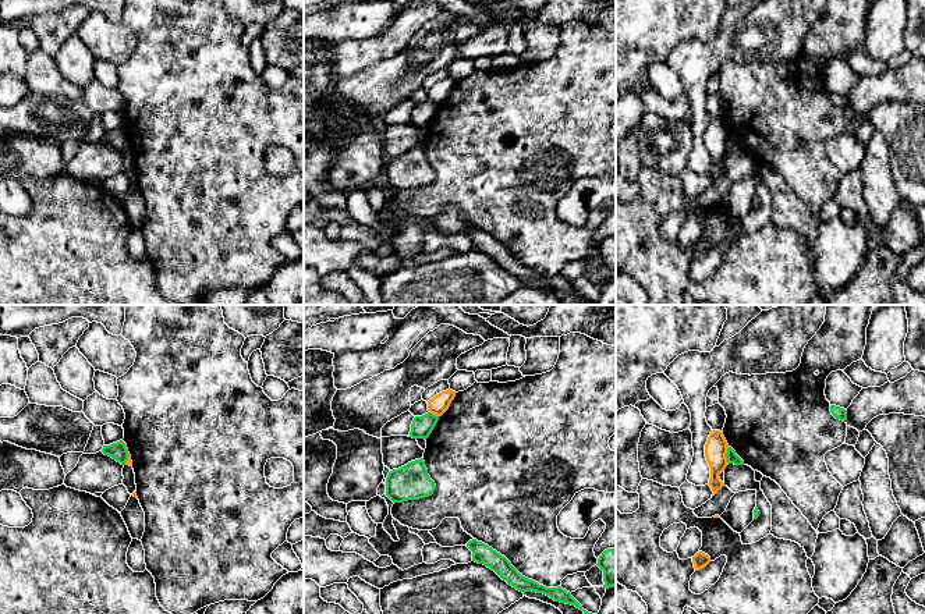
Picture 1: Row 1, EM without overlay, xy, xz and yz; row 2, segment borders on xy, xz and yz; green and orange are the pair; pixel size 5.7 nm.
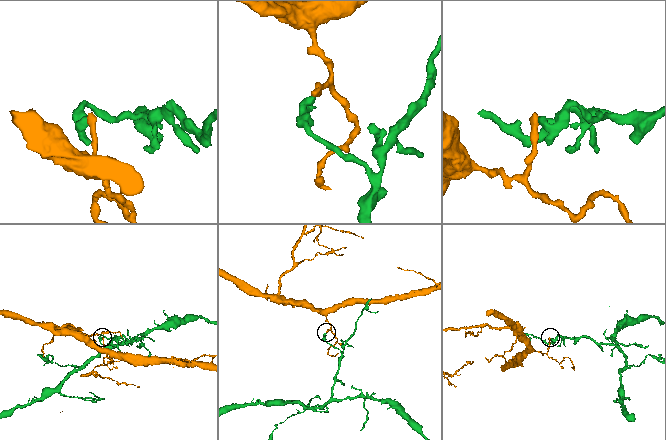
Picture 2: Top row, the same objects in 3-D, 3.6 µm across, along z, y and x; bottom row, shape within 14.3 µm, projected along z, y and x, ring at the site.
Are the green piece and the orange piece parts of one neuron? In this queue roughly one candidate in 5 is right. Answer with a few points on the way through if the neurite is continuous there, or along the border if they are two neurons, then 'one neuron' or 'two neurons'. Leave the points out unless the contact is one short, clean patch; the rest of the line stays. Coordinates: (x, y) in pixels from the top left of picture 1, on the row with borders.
border yz (727, 446), (726, 460), (729, 462); two neurons

